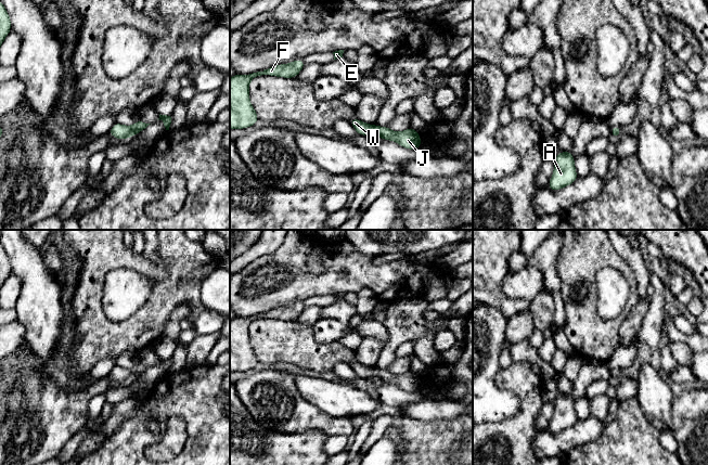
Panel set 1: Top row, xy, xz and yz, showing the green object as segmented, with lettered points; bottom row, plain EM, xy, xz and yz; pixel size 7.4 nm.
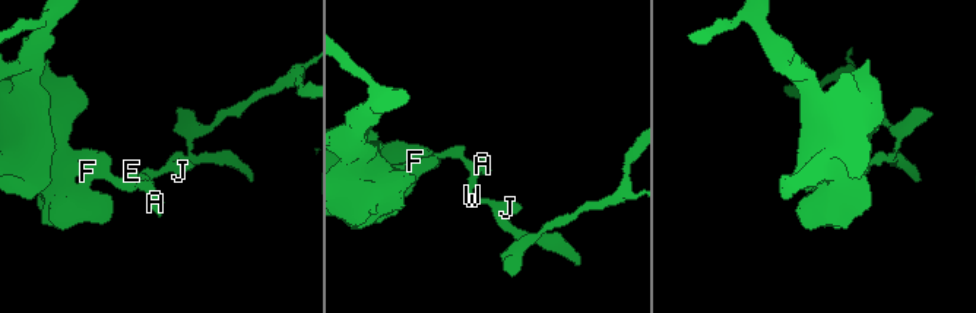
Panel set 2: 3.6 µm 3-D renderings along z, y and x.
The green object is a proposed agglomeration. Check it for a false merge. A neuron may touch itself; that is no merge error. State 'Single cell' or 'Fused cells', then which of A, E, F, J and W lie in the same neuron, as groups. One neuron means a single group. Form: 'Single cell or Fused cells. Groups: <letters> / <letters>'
Single cell. Groups: A E F J W

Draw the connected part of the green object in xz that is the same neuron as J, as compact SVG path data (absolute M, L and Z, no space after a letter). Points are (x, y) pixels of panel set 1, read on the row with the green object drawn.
M351 118L349 122L356 129L359 135L375 134L378 138L385 139L387 141L395 141L400 146L407 150L420 148L422 145L421 137L417 130L412 129L411 127L404 131L397 132L397 131L392 131L388 127L369 125L366 122L359 120L358 118Z

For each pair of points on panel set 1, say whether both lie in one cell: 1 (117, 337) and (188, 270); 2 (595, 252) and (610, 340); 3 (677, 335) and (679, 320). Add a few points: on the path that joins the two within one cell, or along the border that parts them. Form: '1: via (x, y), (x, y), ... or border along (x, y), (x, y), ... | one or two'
1: via (136, 327), (175, 288) | one
2: via (589, 273), (590, 319) | one
3: border along (672, 319), (672, 322), (682, 333), (695, 333) | two

